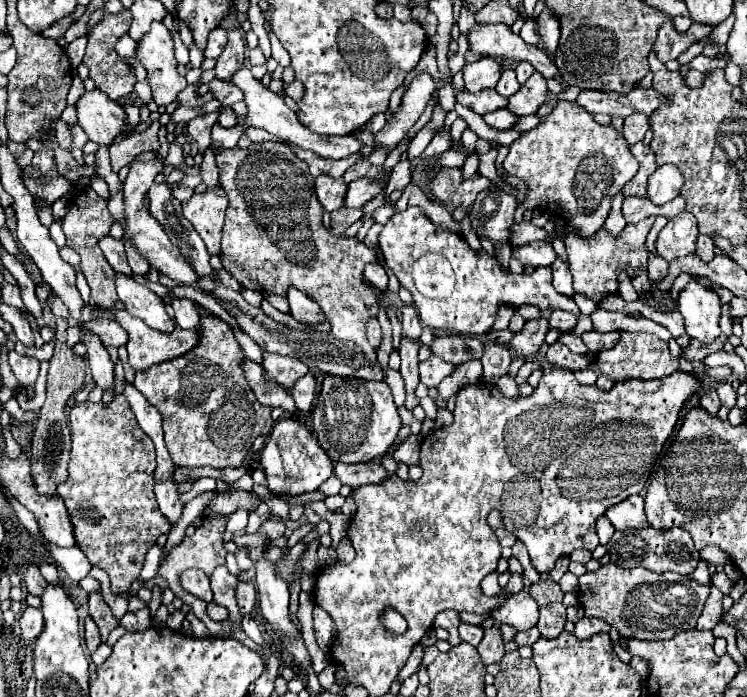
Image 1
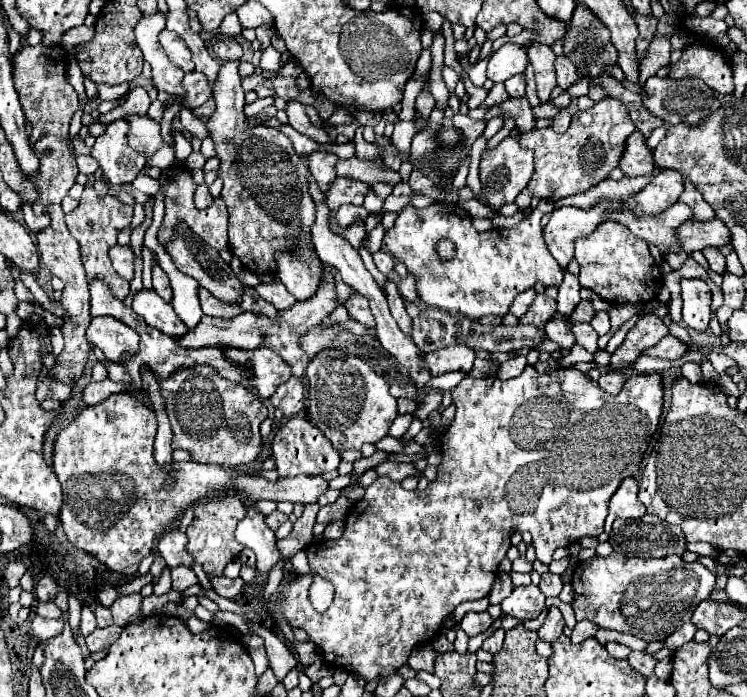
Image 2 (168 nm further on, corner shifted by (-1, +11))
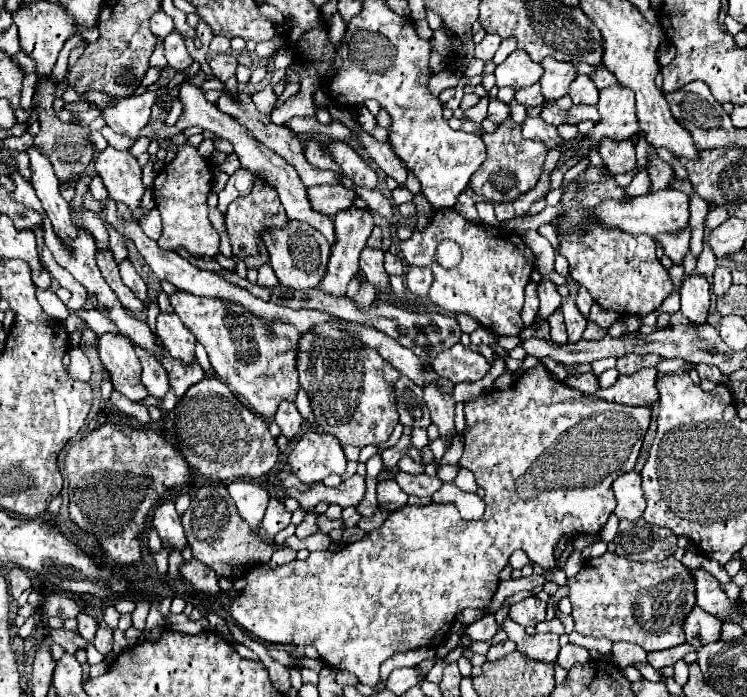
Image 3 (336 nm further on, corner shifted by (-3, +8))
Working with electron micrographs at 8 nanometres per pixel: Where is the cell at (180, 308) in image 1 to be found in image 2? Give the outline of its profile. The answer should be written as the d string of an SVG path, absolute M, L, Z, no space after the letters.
M158 247L156 255L158 255L158 265L166 271L166 275L172 283L172 291L174 291L172 307L184 319L184 323L192 329L194 325L198 325L198 321L204 315L200 309L200 299L198 299L200 285L198 285L198 281L194 281L194 277L184 275L182 271L178 271L172 265L172 259L164 251L164 247Z

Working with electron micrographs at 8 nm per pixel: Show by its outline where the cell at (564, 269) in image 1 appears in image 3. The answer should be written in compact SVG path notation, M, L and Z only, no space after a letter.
M570 300L564 302L560 306L560 310L564 312L564 320L566 320L566 328L568 328L568 342L578 342L586 328L586 318L578 312L576 304Z

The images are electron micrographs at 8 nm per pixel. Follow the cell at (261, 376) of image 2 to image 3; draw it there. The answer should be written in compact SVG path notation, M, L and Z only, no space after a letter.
M184 290L170 294L170 304L196 340L206 348L216 376L232 388L236 398L246 404L248 410L272 418L282 400L296 400L300 390L296 372L300 332L296 332L296 328L242 328L242 322L232 318L232 302L192 296Z

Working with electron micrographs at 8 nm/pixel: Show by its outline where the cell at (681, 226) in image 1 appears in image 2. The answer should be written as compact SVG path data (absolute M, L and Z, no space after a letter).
M712 219L706 223L700 221L688 221L688 225L678 227L678 245L686 253L702 251L704 247L722 247L728 243L730 231L720 219Z

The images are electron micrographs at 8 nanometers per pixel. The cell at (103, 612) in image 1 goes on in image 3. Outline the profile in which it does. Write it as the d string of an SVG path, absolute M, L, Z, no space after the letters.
M100 624L98 626L98 632L96 632L96 638L92 642L96 646L96 650L106 658L108 652L112 650L112 630L106 628L106 624Z

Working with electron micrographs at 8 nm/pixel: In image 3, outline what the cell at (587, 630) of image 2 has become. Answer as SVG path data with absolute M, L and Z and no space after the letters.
M566 644L560 648L560 654L558 654L558 660L556 660L562 668L572 668L574 664L586 664L590 662L590 654L586 648L580 648L580 646L574 646L574 644Z

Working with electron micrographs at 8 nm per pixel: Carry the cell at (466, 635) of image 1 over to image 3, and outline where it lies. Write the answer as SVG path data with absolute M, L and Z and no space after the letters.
M488 614L480 620L476 620L474 624L470 624L466 628L466 636L472 640L482 640L482 642L490 642L494 638L494 634L498 632L498 624L494 614Z

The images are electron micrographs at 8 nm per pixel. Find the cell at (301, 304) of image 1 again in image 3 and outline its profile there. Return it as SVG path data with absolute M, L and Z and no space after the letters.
M288 220L286 228L268 228L262 240L268 248L270 266L274 268L280 284L294 290L310 290L320 284L330 258L330 246L328 240L324 240L324 236L320 236L320 232L316 232L310 224L304 224L300 220Z

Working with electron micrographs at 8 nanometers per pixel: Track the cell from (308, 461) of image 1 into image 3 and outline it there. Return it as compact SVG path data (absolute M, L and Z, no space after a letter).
M306 432L296 442L290 458L292 472L302 482L322 482L330 474L346 472L346 456L340 442L330 434Z

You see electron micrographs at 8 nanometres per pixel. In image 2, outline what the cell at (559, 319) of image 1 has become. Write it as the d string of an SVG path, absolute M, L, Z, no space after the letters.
M580 301L574 307L574 317L570 317L570 323L580 323L580 321L588 323L592 319L592 315L594 315L594 309L592 309L590 301Z

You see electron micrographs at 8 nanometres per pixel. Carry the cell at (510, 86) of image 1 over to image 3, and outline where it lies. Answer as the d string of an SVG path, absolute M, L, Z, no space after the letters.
M534 84L532 88L522 88L516 92L516 100L526 106L526 108L534 108L534 106L542 106L544 104L544 96L540 92L540 84Z

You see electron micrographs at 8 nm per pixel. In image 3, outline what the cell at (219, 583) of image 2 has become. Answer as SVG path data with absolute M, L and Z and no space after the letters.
M192 558L188 562L184 562L180 566L180 574L194 584L196 590L206 592L206 594L218 594L220 586L218 586L218 576L216 572L212 572L212 568L208 568L206 564L202 564L200 560Z

